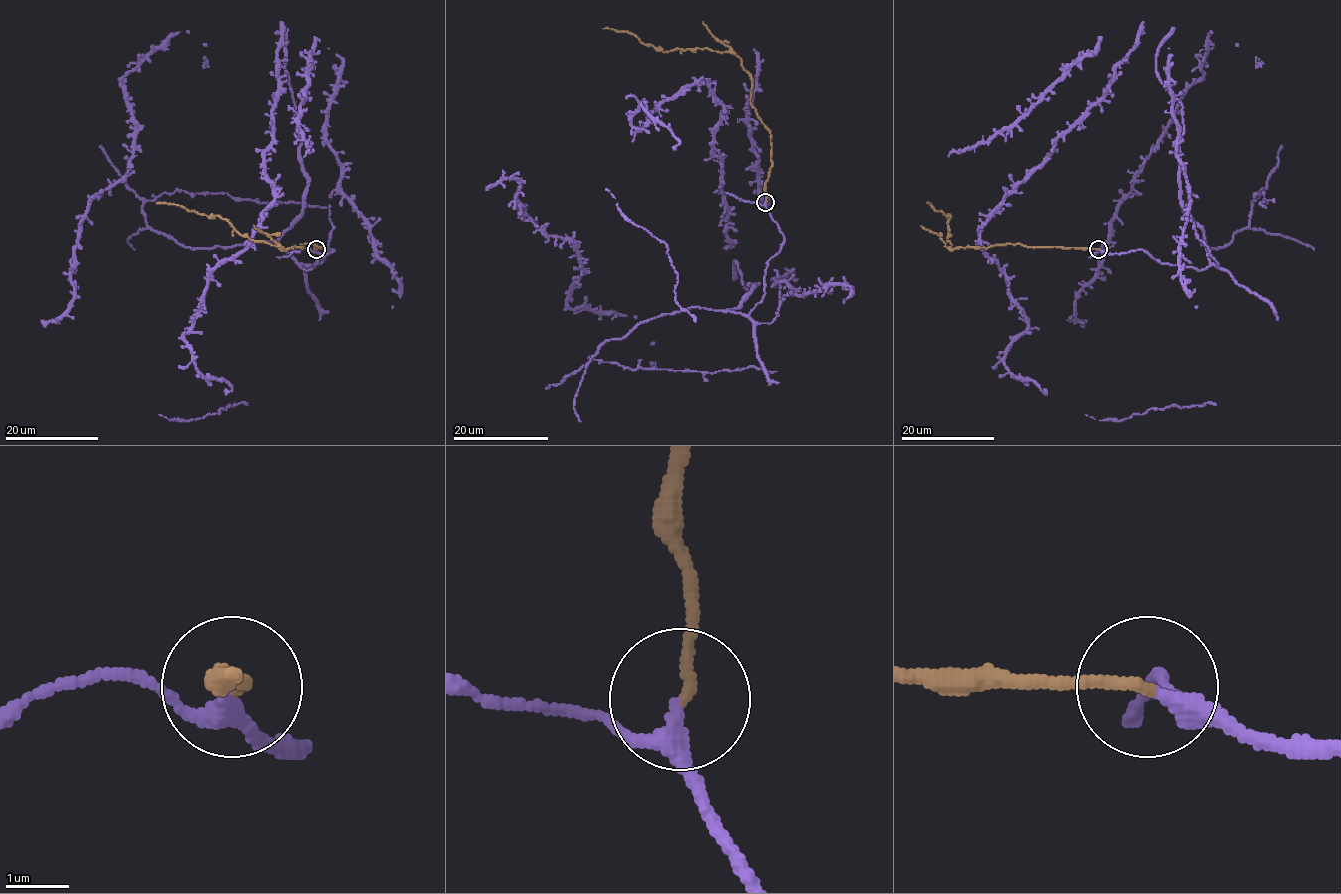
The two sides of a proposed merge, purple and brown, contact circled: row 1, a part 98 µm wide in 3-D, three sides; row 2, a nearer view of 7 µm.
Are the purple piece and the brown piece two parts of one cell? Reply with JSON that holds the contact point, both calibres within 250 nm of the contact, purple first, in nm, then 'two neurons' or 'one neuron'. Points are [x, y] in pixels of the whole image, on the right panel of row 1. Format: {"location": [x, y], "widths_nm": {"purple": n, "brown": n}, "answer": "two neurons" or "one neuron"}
{"location": [1098, 249], "widths_nm": {"purple": 220, "brown": 180}, "answer": "one neuron"}

